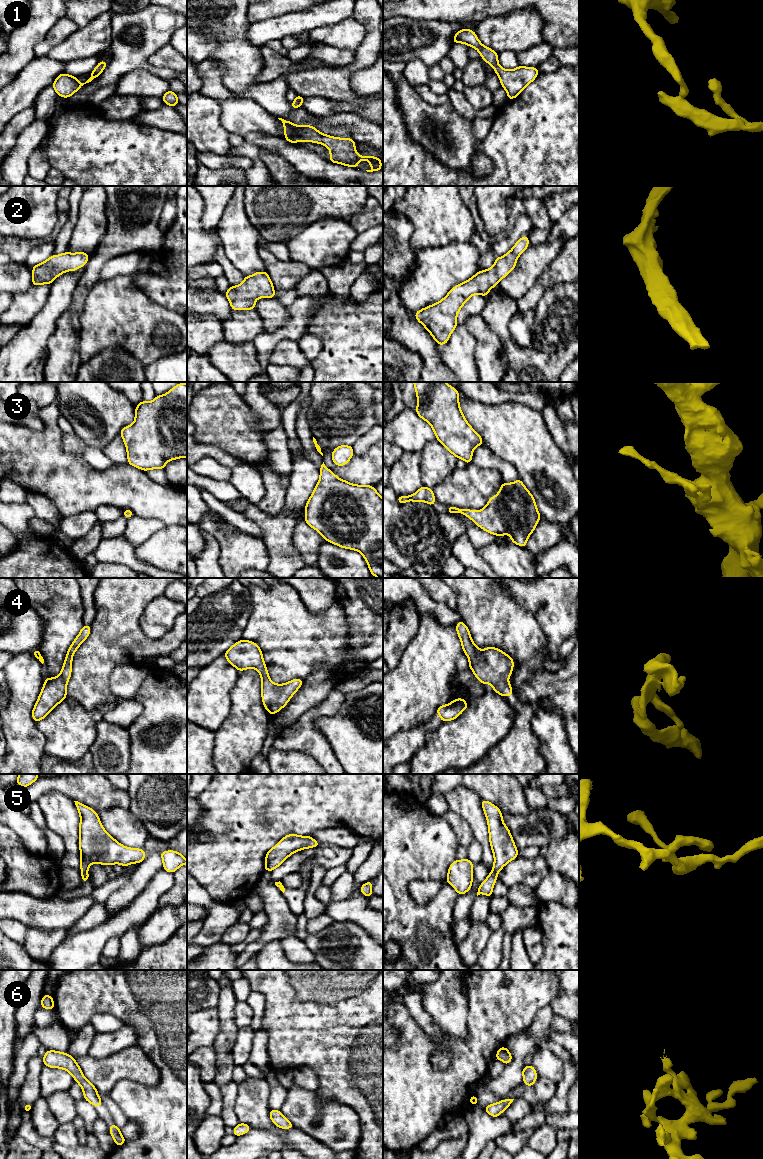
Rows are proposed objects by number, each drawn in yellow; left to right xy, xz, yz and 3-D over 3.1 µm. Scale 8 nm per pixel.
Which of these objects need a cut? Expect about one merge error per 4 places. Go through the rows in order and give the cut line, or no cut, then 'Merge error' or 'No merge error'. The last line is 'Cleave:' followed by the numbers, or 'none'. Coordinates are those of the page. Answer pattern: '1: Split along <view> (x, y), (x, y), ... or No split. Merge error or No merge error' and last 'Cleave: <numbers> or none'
1: No split. No merge error
2: No split. No merge error
3: No split. No merge error
4: No split. No merge error
5: No split. No merge error
6: No split. No merge error
Cleave: none

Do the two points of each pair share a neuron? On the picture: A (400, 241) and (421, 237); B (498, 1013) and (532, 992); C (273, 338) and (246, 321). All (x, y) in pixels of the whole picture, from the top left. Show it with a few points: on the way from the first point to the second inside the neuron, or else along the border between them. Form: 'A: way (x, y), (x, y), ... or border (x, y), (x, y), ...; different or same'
A: border (404, 216), (413, 227), (411, 245), (418, 252); different
B: way (506, 1010), (514, 1006), (524, 996); same
C: border (264, 330), (252, 341); different

